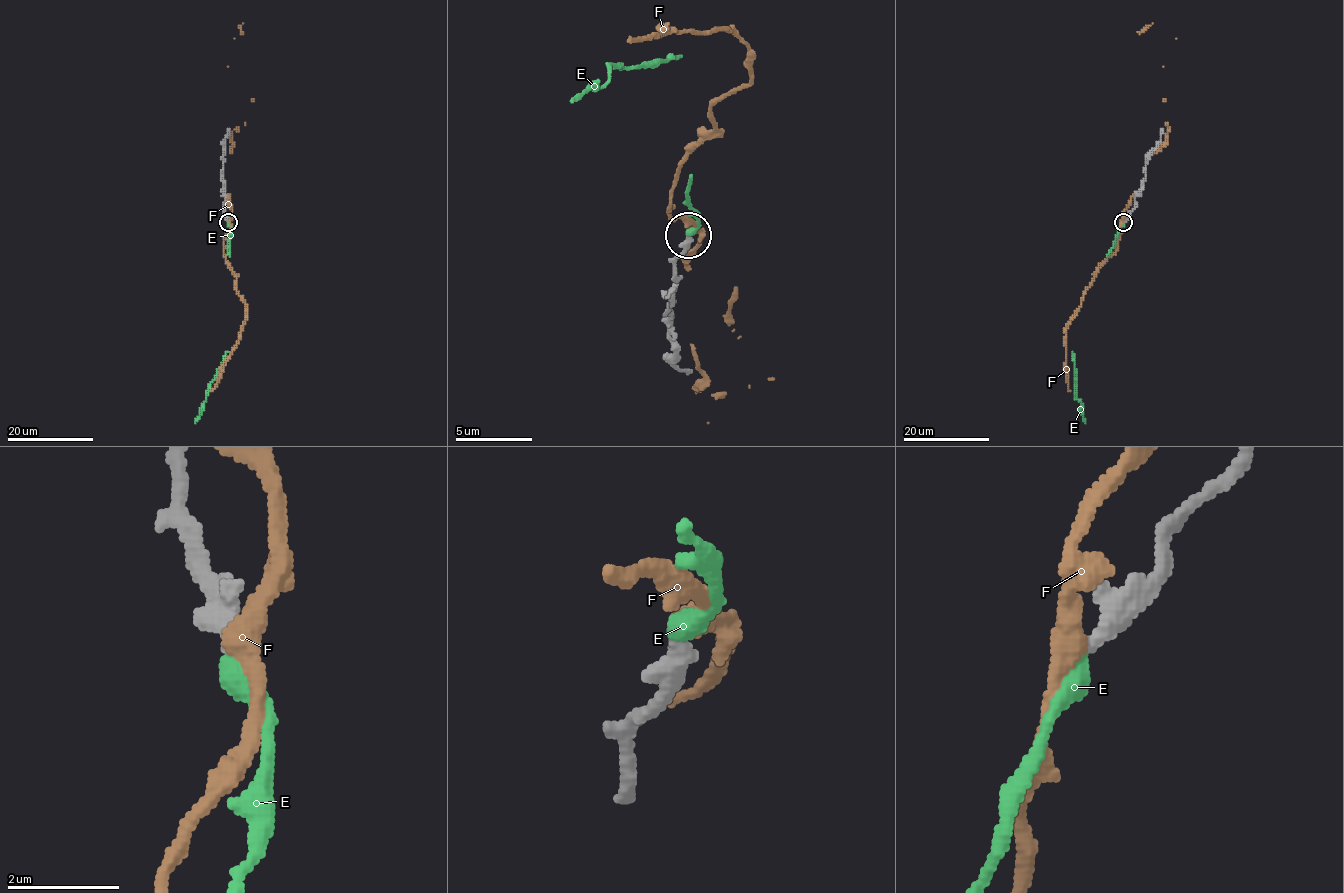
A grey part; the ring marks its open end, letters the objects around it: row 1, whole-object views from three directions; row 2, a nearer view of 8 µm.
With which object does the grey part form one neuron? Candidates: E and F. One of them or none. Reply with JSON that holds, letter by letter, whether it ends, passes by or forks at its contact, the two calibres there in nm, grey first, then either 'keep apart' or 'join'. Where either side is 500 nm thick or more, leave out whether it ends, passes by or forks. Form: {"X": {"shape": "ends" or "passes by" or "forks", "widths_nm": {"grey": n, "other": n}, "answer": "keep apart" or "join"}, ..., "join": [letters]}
{"E": {"shape": "ends", "widths_nm": {"grey": 420, "other": 400}, "answer": "join"}, "F": {"shape": "passes by", "widths_nm": {"grey": 420, "other": 380}, "answer": "keep apart"}, "join": ["E"]}

